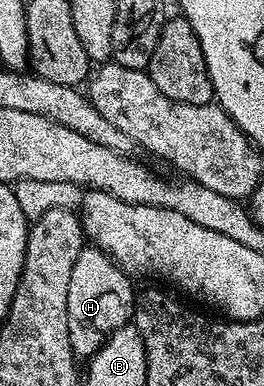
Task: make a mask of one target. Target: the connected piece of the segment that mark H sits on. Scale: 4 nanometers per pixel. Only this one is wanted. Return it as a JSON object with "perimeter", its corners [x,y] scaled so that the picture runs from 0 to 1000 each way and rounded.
{"perimeter":[[[330,635],[284,666],[269,731],[254,736],[254,873],[280,922],[333,935],[447,845],[492,834],[511,782],[508,725],[375,642]]]}

